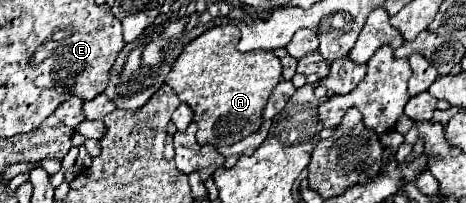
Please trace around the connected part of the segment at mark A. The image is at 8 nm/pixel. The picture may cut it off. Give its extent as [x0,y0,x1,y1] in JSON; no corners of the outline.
[165,24,281,146]

